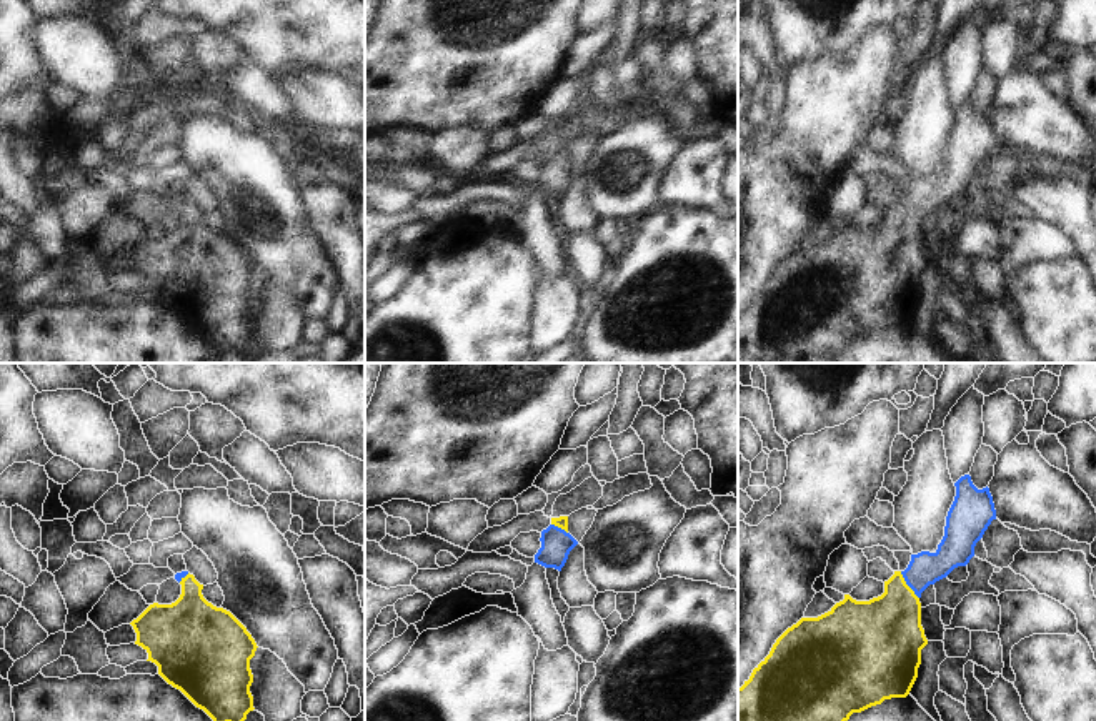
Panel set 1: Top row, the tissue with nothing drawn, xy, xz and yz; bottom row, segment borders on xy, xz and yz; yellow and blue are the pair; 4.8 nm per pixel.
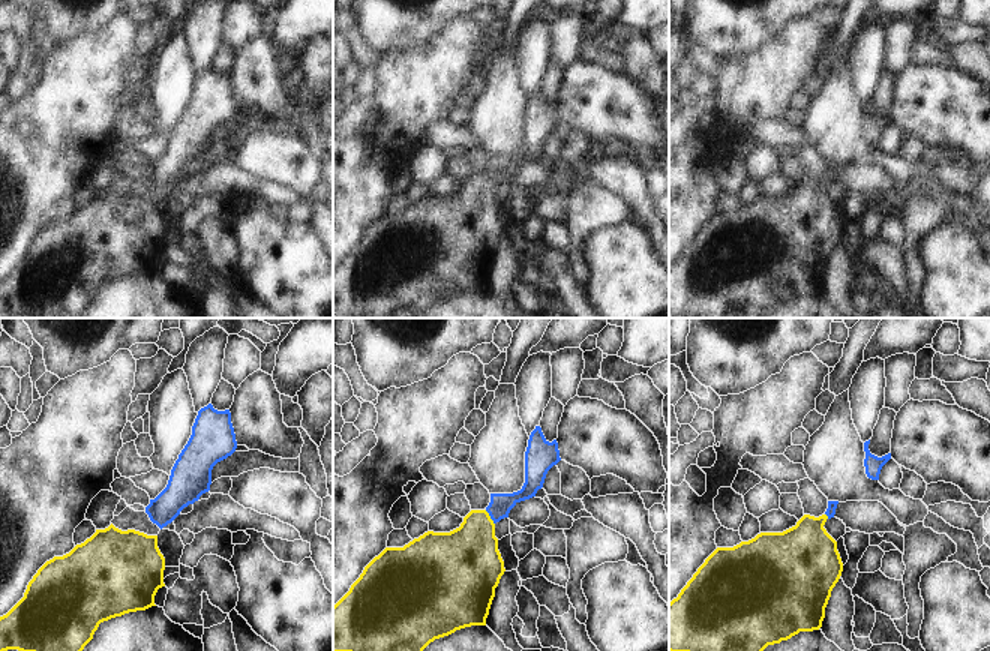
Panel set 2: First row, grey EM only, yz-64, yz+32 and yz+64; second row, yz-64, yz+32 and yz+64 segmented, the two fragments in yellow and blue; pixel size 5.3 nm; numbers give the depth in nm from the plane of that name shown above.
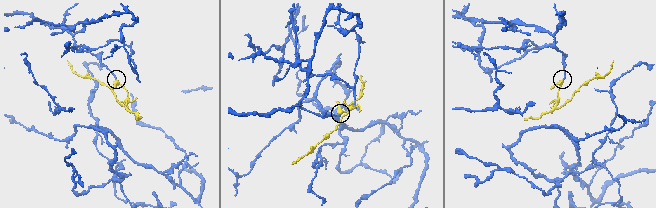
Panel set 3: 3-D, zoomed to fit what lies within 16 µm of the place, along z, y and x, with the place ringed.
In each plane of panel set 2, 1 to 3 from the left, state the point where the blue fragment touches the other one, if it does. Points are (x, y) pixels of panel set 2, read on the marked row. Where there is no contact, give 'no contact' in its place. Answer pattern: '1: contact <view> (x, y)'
1: no contact
2: contact yz+32 (489, 518)
3: contact yz+64 (827, 516)

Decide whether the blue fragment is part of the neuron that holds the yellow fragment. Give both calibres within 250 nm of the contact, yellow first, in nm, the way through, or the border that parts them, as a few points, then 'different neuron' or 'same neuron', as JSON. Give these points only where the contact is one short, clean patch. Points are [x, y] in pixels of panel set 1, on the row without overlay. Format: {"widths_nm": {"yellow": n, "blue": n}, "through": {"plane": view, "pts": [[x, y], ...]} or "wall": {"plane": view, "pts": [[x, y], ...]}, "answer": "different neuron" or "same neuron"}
{"widths_nm": {"yellow": 340, "blue": 160}, "through": {"plane": "yz", "pts": [[885, 258], [893, 250], [906, 212], [925, 195]]}, "answer": "same neuron"}

